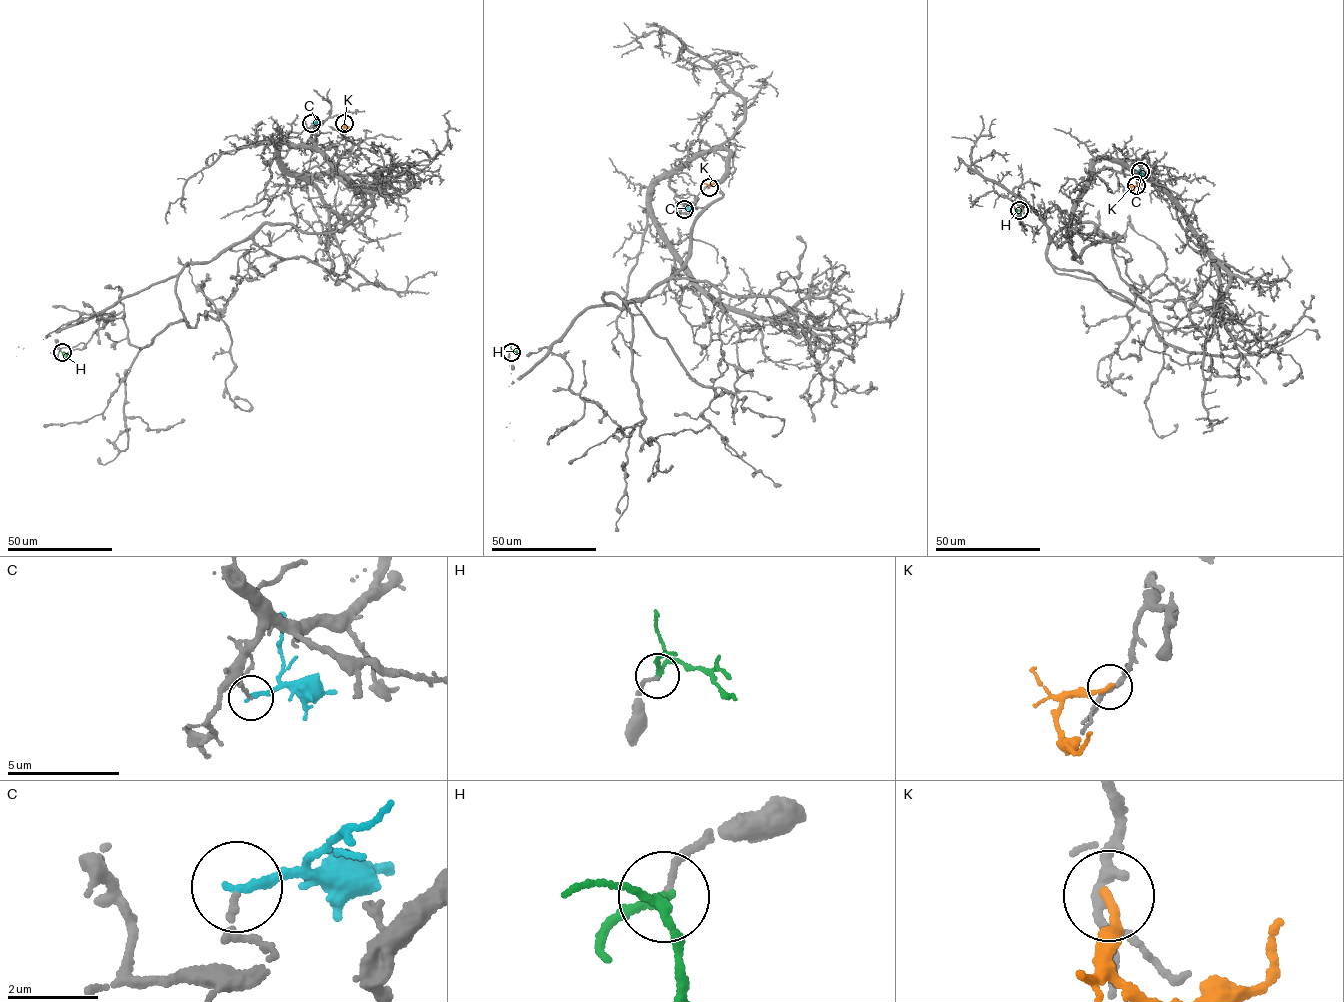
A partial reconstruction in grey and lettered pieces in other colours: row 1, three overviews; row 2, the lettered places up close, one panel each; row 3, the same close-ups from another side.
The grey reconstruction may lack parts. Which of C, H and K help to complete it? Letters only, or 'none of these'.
none of these

